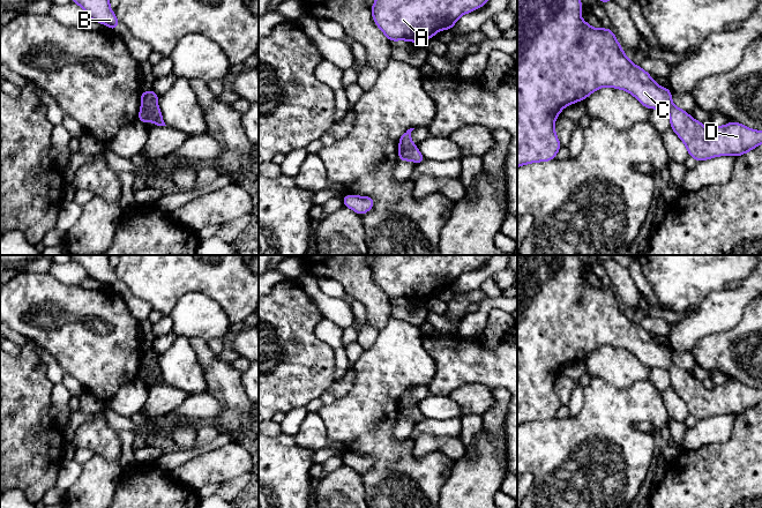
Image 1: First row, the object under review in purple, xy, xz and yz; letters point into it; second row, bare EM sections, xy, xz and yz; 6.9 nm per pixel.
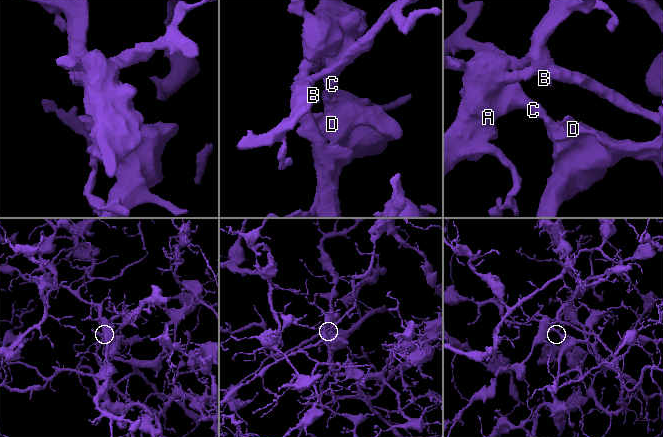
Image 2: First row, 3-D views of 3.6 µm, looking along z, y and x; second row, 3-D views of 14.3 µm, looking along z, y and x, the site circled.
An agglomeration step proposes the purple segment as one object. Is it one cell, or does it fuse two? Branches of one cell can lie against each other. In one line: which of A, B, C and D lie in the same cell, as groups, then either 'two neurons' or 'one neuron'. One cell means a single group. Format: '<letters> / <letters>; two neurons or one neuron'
A B C / D; two neurons

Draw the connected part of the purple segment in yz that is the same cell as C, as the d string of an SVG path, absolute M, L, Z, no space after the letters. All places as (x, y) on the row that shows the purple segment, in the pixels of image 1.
M517 0L517 167L530 163L548 162L554 159L561 148L560 141L554 130L556 117L561 113L565 106L569 106L580 100L583 102L590 94L603 87L626 90L649 110L660 109L668 111L673 106L671 90L658 85L651 79L649 73L640 66L634 65L626 57L625 51L621 48L611 29L593 29L589 23L584 22L581 17L582 7L583 5L581 0Z

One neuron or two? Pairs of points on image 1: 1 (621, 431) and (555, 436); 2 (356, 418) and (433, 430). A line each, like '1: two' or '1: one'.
1: one
2: two

